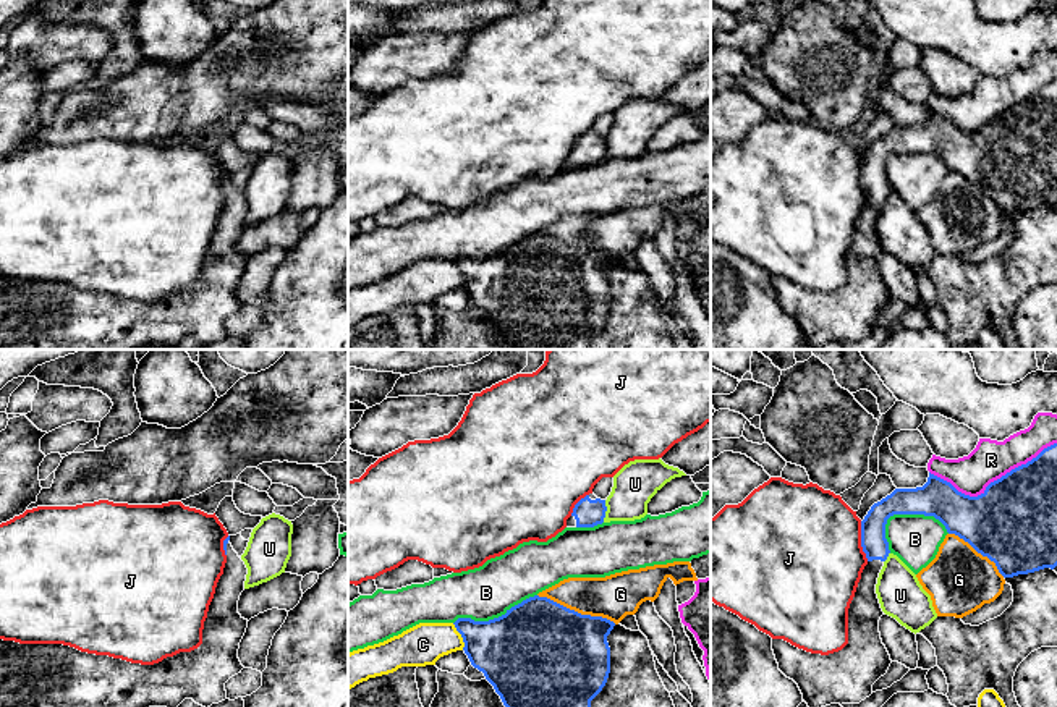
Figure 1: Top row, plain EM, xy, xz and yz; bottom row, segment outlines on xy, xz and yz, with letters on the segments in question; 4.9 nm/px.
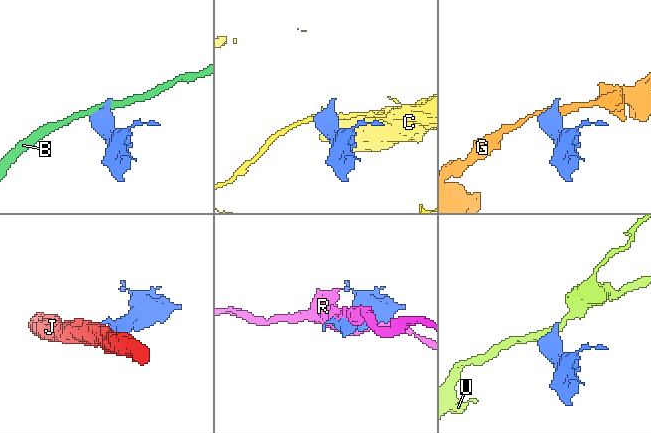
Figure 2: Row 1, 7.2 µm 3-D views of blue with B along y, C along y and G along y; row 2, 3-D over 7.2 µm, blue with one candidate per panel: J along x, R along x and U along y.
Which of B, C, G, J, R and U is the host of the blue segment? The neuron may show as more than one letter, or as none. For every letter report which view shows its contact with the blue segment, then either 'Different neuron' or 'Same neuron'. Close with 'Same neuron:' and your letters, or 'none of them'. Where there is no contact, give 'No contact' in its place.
B: Touches blue in yz. Different neuron
C: Touches blue in xz. Different neuron
G: Touches blue in xz. Different neuron
J: Touches blue in yz. Different neuron
R: Touches blue in yz. Different neuron
U: Touches blue in xz. Different neuron
Same neuron: none of them

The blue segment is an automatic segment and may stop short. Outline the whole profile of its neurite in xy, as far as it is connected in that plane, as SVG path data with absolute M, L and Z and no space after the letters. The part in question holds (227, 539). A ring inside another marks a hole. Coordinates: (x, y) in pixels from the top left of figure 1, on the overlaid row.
M230 536L223 540L223 550L227 563L209 605L202 644L197 649L180 652L154 665L141 665L108 655L81 652L63 644L19 644L0 639L0 707L178 707L185 699L210 707L225 701L225 683L244 668L238 658L238 649L246 633L248 620L238 613L238 600L244 591L248 568L233 550Z

